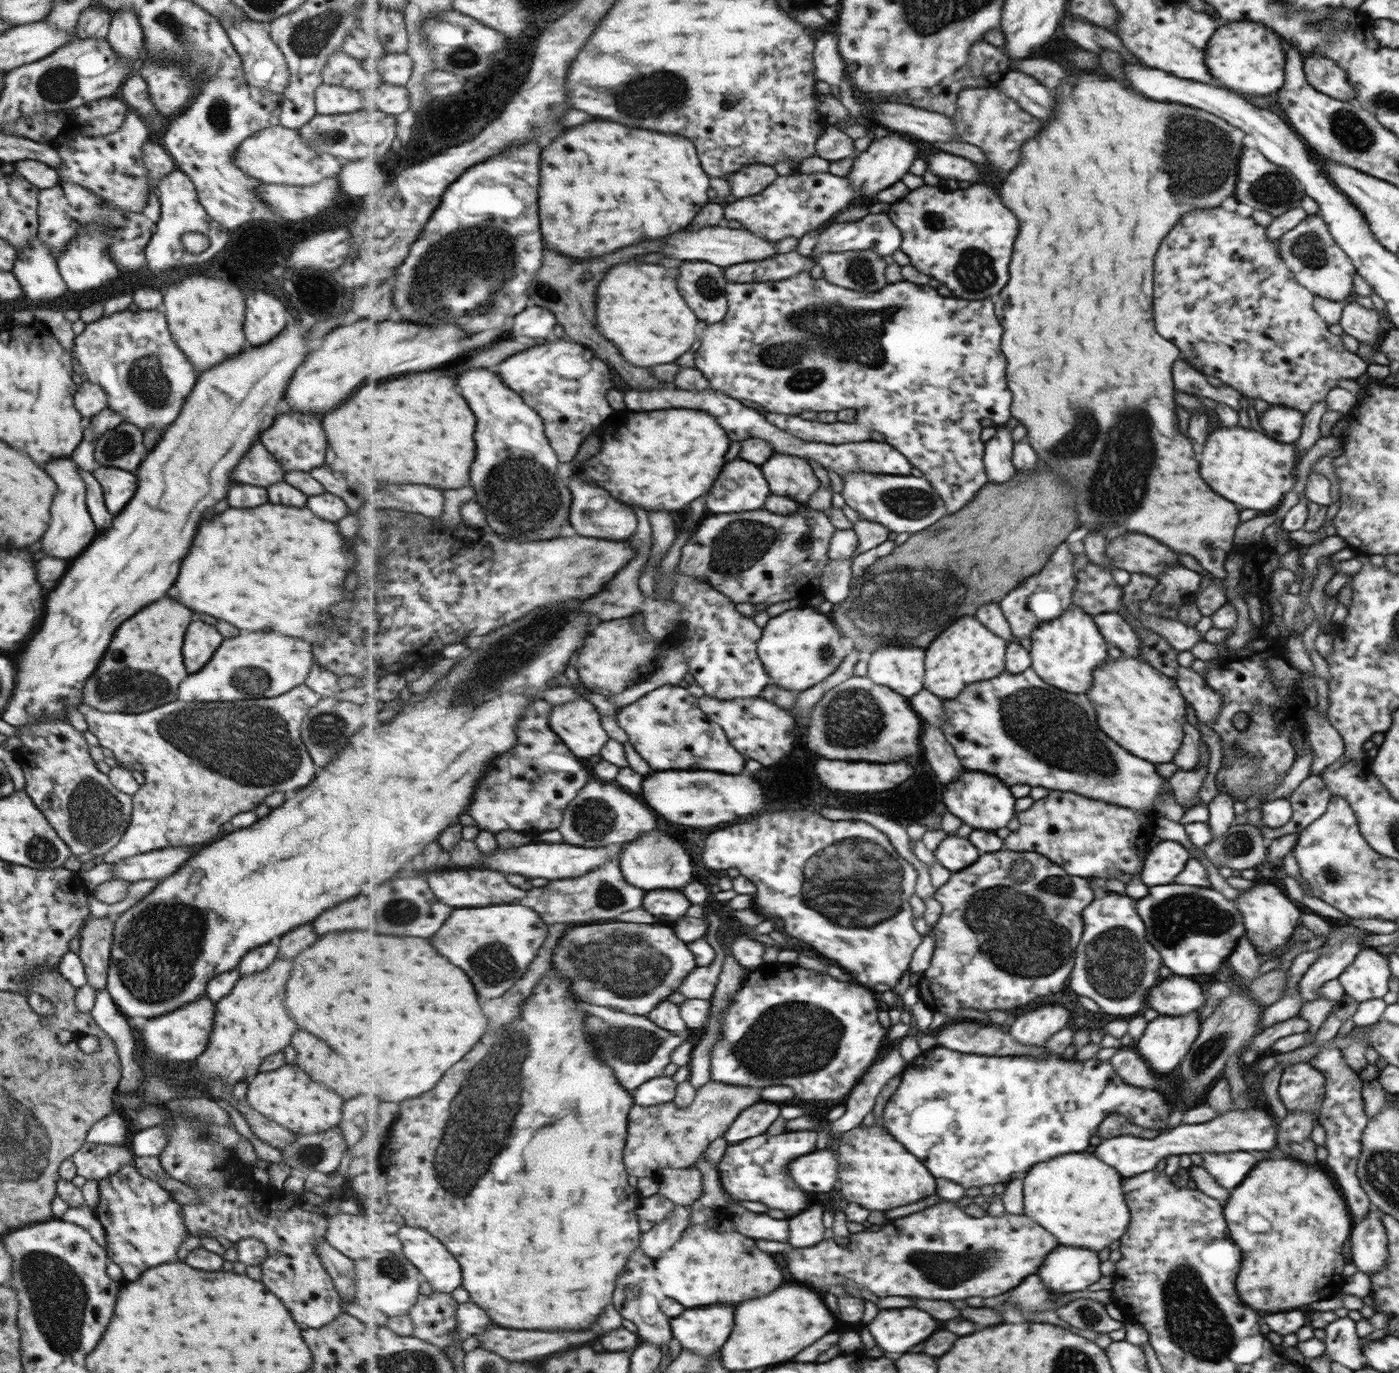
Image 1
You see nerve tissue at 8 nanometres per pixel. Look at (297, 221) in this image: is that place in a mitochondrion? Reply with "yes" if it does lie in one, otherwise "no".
no

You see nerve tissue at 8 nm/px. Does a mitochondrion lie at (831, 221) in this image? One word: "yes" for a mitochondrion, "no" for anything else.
no

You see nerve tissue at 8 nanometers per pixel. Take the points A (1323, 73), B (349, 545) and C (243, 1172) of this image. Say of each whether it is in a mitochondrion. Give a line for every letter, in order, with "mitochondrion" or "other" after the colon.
A: mitochondrion
B: other
C: other

